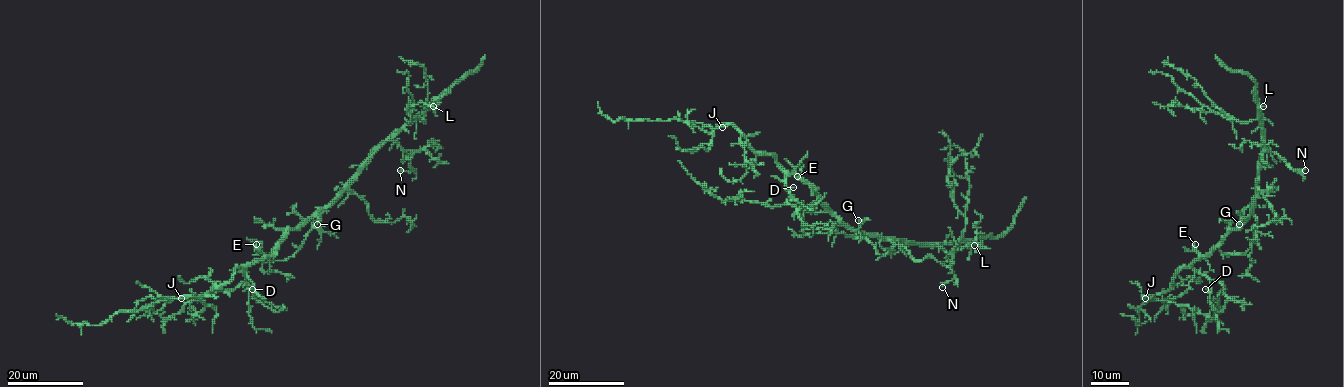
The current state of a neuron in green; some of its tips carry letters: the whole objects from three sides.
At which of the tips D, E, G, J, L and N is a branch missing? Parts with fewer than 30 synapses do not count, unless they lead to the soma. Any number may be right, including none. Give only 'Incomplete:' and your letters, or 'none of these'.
Incomplete: G, L

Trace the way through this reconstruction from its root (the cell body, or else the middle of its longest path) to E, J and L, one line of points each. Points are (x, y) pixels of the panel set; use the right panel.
E: (1231, 230), (1207, 254), (1198, 252), (1193, 248), (1195, 244)
J: (1231, 230), (1206, 255), (1183, 267), (1165, 291), (1143, 296), (1145, 298)
L: (1231, 230), (1248, 216), (1257, 195), (1258, 163), (1263, 145), (1261, 108), (1263, 106)

